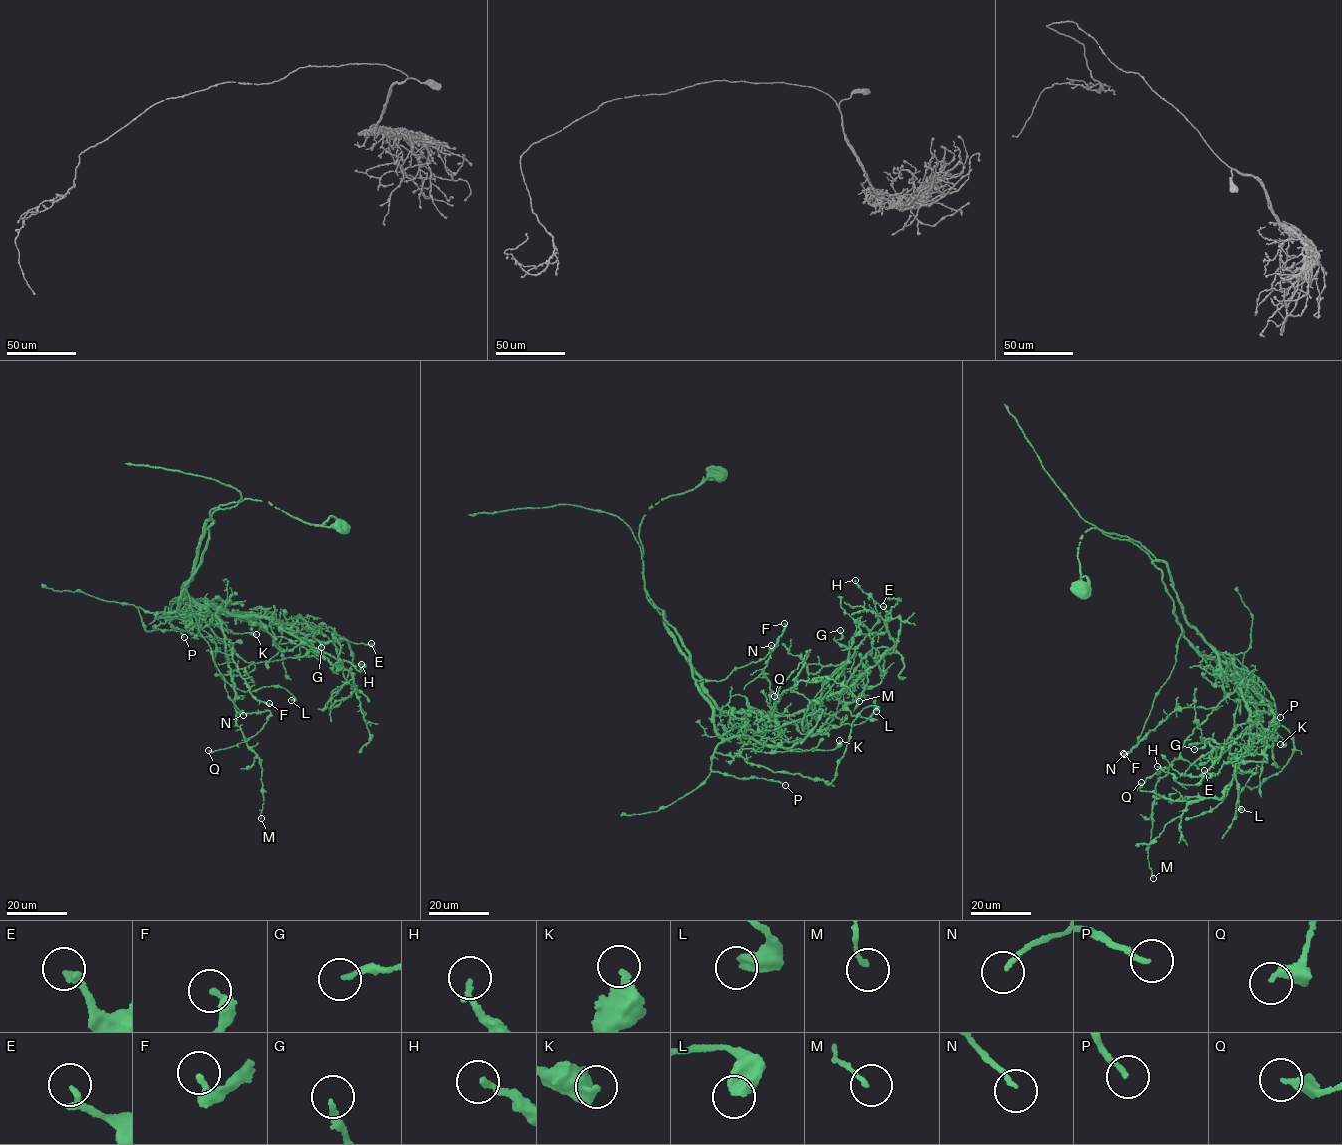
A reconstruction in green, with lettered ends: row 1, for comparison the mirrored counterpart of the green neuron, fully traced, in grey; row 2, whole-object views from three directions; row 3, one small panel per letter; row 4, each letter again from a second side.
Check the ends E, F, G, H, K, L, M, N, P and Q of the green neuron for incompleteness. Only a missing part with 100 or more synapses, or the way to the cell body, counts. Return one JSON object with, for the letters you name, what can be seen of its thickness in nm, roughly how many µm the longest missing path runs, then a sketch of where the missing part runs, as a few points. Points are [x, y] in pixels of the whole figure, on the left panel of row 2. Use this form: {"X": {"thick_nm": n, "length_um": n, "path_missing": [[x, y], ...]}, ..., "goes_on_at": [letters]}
{"goes_on_at": []}

